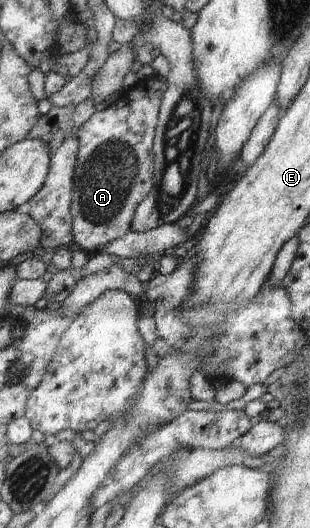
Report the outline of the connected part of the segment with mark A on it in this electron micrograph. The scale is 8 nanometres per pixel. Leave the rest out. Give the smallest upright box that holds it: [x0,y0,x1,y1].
[71,76,164,256]

